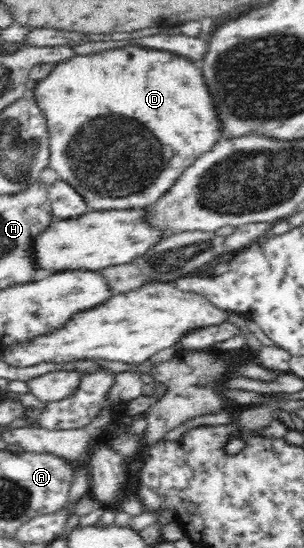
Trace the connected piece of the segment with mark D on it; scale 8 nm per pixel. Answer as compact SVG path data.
M123 47L123 49L113 49L97 55L79 55L69 61L58 63L50 75L39 83L31 85L31 93L35 101L39 104L39 109L47 118L50 138L48 139L48 149L51 150L51 161L48 167L55 169L59 175L59 180L66 181L72 185L79 195L84 197L90 210L107 209L137 209L151 207L168 189L175 183L176 179L191 165L195 164L195 159L199 155L209 153L213 145L221 139L221 121L215 113L213 97L203 81L203 71L189 59L167 53L167 51L153 51L153 49L143 49L143 47Z

